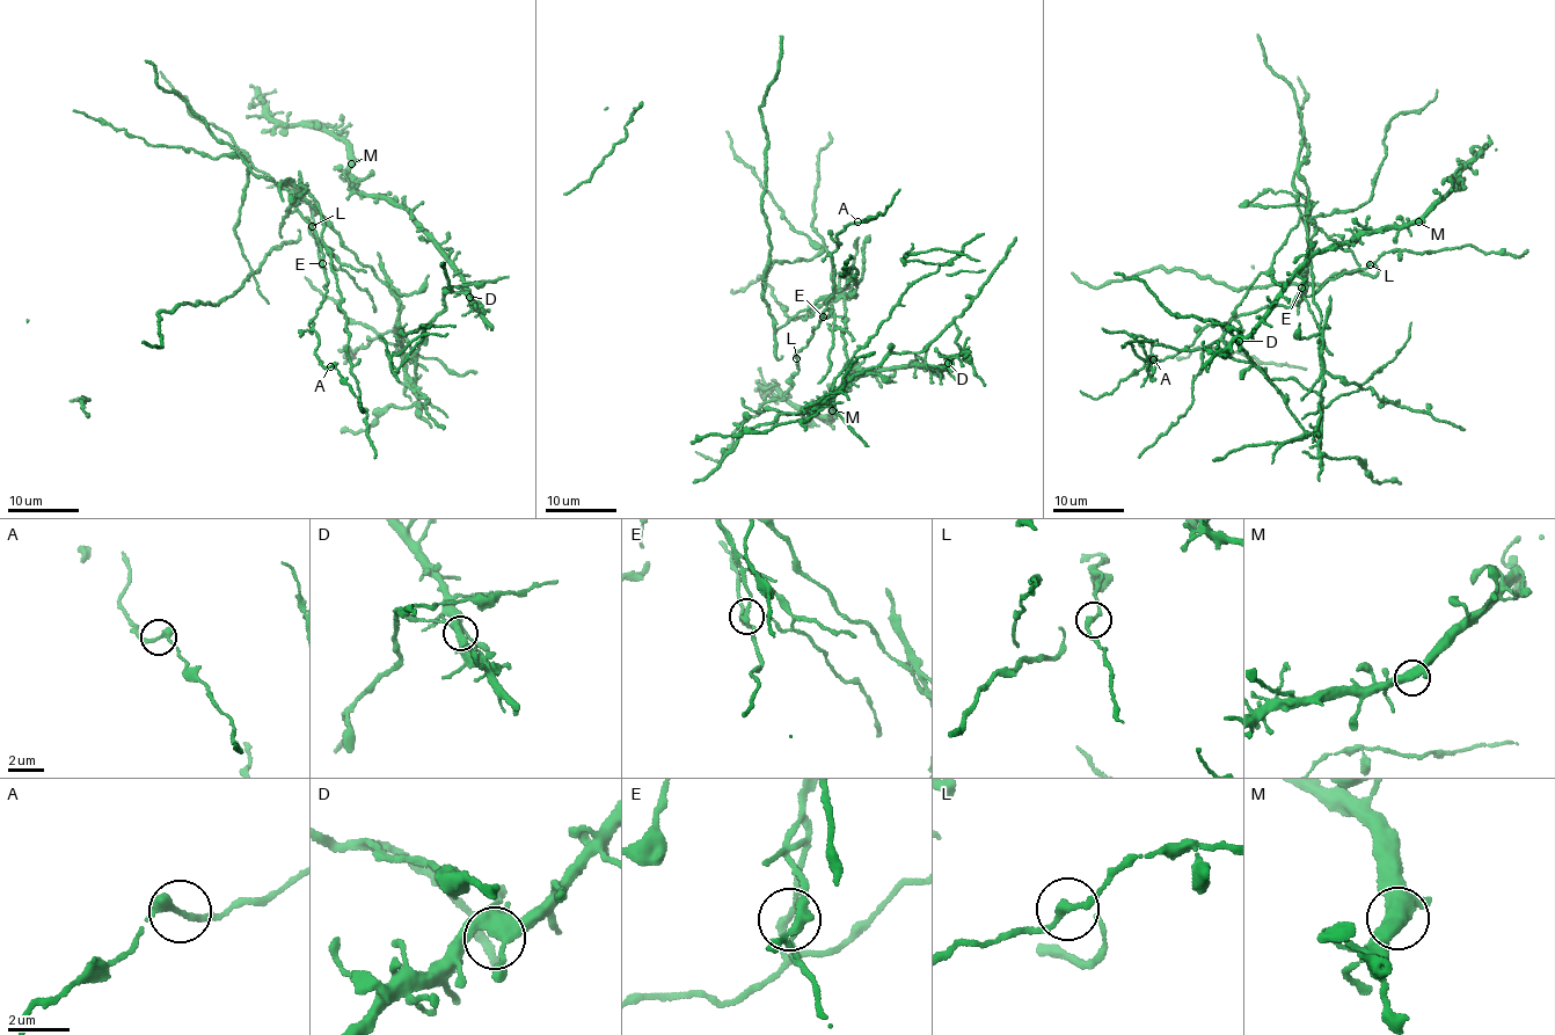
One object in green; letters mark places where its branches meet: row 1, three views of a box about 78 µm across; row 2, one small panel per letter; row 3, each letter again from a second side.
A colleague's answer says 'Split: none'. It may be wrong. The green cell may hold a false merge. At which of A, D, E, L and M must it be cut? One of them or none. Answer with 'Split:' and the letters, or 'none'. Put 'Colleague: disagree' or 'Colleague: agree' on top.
Colleague: disagree
Split: E

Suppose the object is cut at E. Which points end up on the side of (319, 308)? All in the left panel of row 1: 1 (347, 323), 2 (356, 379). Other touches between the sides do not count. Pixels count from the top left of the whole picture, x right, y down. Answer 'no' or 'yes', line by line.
1: no
2: no

